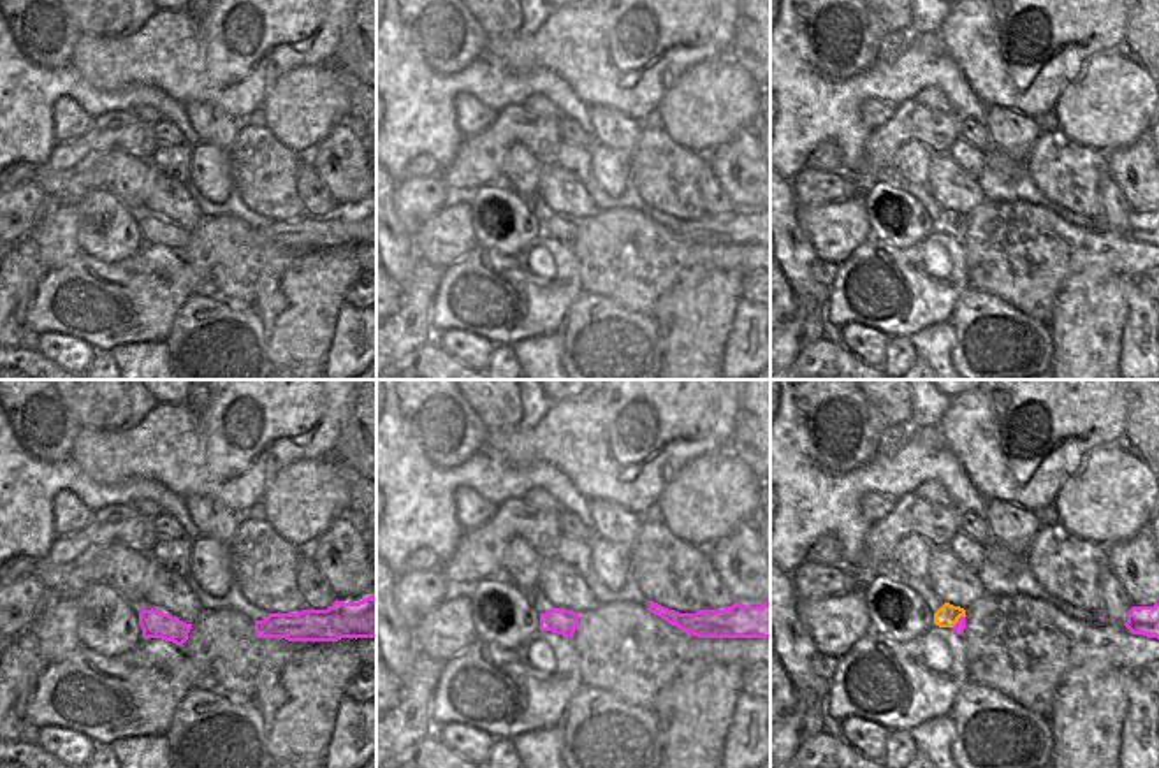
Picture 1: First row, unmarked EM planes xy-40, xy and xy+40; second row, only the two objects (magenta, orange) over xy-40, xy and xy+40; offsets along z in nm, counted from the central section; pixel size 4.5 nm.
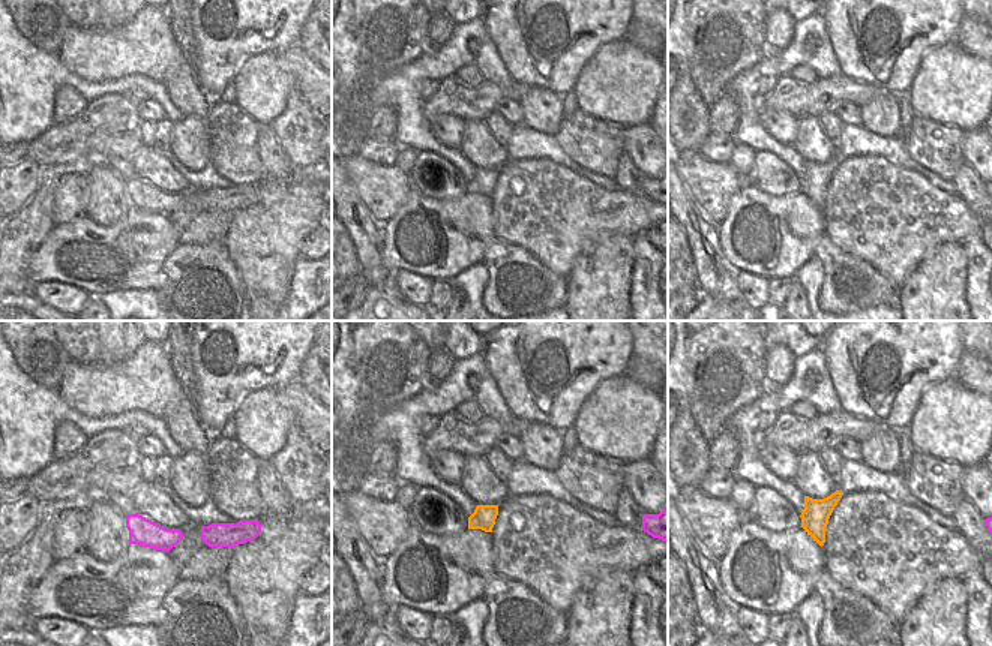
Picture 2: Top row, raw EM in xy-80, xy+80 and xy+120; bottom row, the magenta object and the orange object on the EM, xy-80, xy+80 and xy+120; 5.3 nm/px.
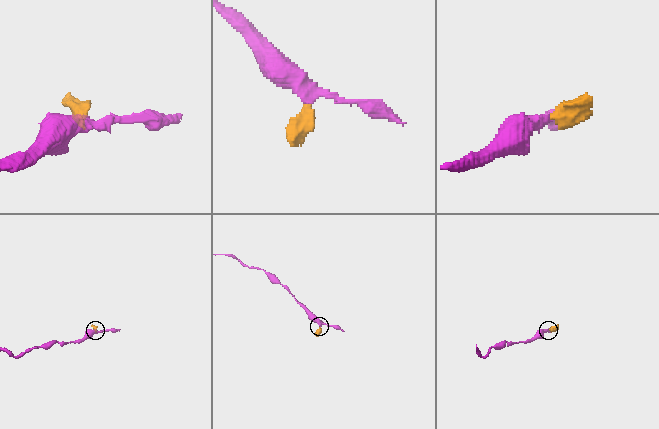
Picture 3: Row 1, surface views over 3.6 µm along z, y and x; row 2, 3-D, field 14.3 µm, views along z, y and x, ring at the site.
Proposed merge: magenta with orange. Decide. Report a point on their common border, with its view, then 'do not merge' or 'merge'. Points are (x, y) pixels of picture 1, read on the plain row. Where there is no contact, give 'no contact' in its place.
xy+40 (959, 227) | do not merge

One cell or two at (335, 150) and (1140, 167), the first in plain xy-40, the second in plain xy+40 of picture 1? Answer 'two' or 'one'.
one

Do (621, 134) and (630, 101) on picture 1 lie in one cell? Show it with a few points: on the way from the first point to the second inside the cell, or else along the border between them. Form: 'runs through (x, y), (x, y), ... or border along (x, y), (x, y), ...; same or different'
border along (590, 106), (611, 106), (641, 122); different

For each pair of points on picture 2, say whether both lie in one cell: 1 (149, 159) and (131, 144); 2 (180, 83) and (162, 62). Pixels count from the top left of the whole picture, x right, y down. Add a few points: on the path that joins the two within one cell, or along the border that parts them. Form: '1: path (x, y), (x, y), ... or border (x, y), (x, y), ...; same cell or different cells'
1: border (143, 144), (135, 156), (135, 176); different cells
2: border (183, 59), (164, 81); different cells

